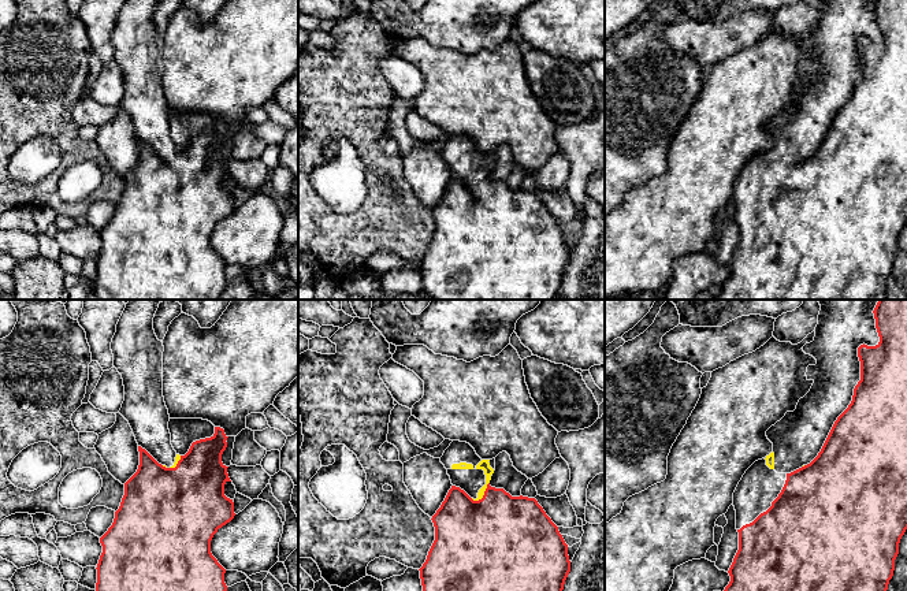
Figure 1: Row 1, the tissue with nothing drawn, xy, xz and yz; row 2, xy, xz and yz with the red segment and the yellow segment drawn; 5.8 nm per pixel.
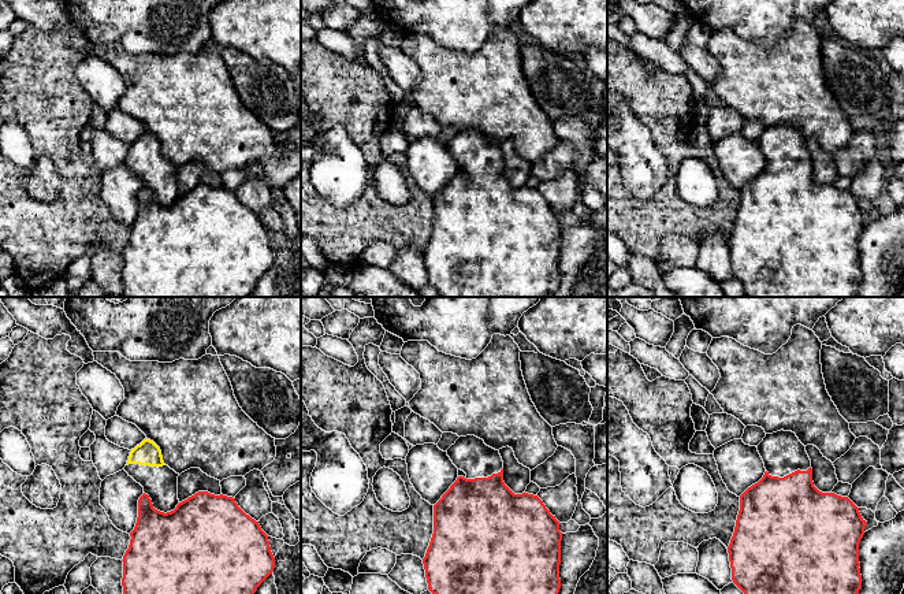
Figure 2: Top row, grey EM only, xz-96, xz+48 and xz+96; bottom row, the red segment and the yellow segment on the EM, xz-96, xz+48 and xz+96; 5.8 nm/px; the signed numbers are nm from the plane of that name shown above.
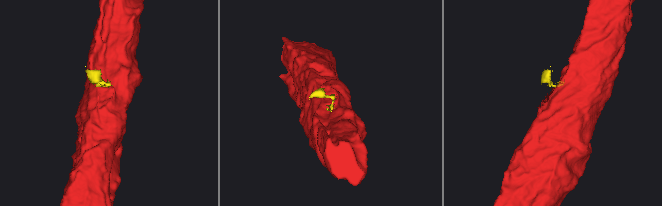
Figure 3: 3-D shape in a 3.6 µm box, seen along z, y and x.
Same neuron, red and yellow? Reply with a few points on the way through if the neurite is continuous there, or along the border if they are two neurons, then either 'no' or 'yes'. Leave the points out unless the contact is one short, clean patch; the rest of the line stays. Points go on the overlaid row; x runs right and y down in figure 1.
yes

